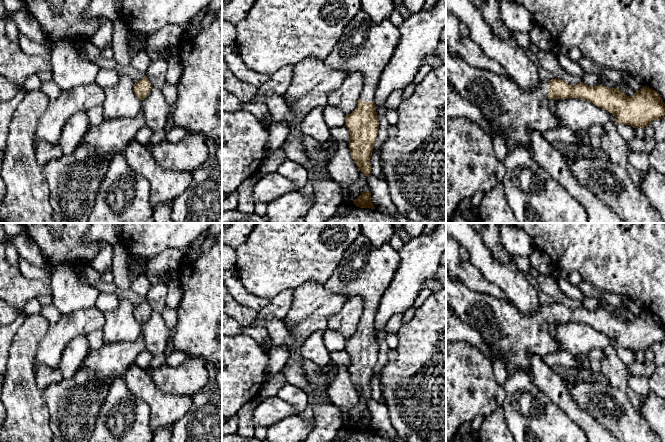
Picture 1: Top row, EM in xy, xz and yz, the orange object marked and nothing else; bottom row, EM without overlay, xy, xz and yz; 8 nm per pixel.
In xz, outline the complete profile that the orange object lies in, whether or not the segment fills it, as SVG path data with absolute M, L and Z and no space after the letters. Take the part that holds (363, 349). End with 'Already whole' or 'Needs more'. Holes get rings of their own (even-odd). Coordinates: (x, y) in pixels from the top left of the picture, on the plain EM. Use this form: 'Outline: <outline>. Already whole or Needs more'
Outline: M361 233L353 244L344 252L342 259L331 276L324 283L325 288L334 294L345 295L347 299L358 296L364 301L363 313L356 333L346 339L345 350L350 356L349 372L357 392L365 399L371 398L370 383L379 354L375 316L379 301L388 289L400 264L399 252L389 243L376 248Z. Needs more

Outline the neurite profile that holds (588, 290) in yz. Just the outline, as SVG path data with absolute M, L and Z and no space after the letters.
M582 281L578 287L582 291L582 293L585 295L585 297L601 299L601 296L604 293L604 291L595 288L594 286L592 286L591 284L585 281Z

